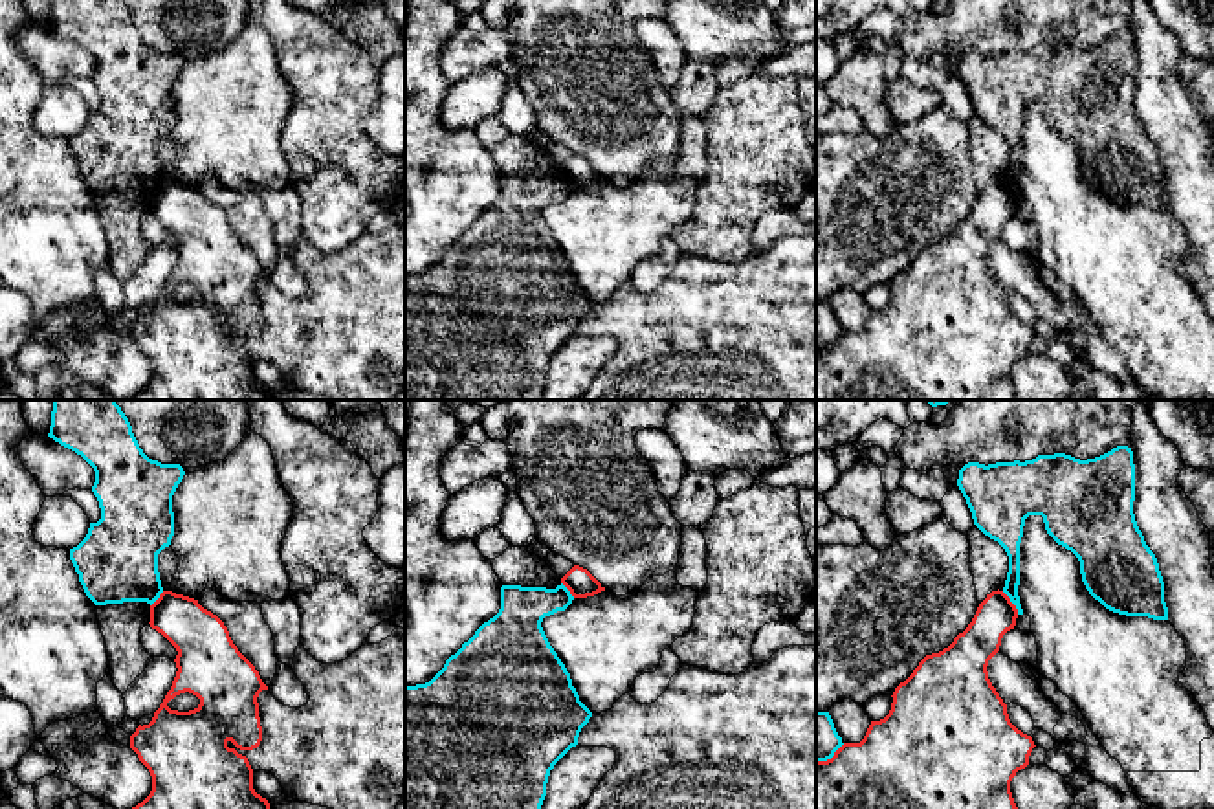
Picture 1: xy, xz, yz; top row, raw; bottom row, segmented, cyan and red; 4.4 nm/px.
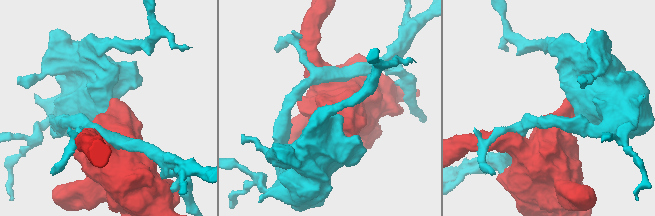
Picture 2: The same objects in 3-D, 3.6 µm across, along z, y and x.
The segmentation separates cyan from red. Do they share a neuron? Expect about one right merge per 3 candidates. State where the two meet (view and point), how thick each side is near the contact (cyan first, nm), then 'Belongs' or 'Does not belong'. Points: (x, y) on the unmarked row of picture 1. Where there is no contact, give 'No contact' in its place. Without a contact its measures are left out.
Touches cyan at yz (1011, 189). Thickness 80 nm (cyan) against 170 nm. Does not belong

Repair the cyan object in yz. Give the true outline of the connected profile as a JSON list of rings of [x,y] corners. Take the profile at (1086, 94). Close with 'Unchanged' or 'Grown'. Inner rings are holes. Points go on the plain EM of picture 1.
[[[1131,37],[1087,50],[1054,42],[1025,51],[968,51],[957,75],[974,114],[1009,145],[1003,182],[1018,204],[1023,116],[1029,105],[1042,105],[1047,123],[1078,147],[1086,178],[1106,198],[1168,209],[1159,152],[1133,103]]]. Unchanged

